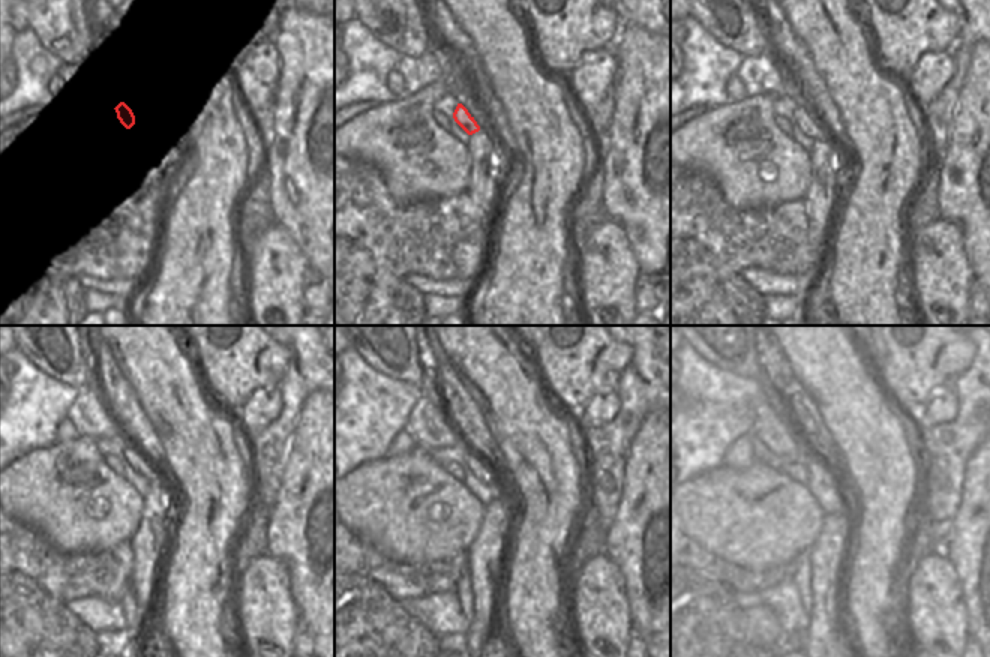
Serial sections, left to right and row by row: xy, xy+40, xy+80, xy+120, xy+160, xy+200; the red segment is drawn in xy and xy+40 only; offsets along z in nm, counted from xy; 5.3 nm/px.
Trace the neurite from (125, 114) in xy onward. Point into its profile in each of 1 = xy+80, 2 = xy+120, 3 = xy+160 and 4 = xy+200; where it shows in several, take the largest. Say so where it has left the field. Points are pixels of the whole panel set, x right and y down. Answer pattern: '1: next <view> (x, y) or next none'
1: next xy+80 (810, 126)
2: next xy+120 (132, 455)
3: next xy+160 (474, 461)
4: next xy+200 (810, 465)

